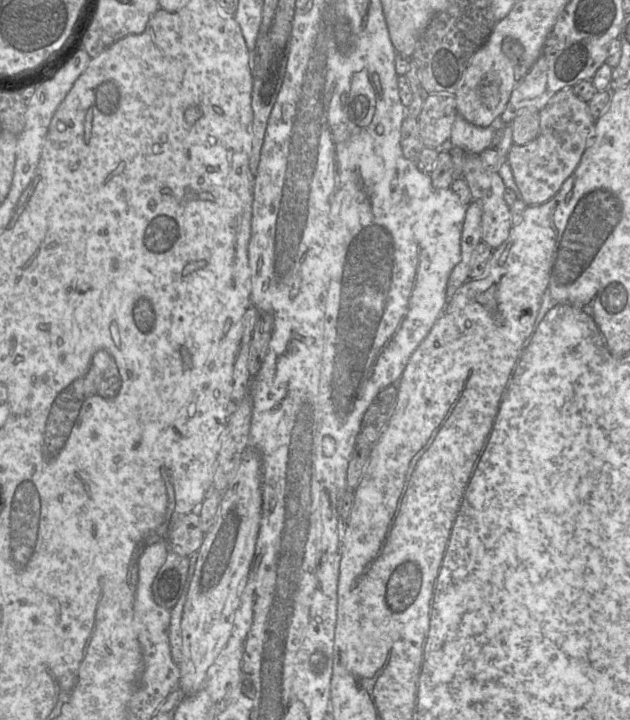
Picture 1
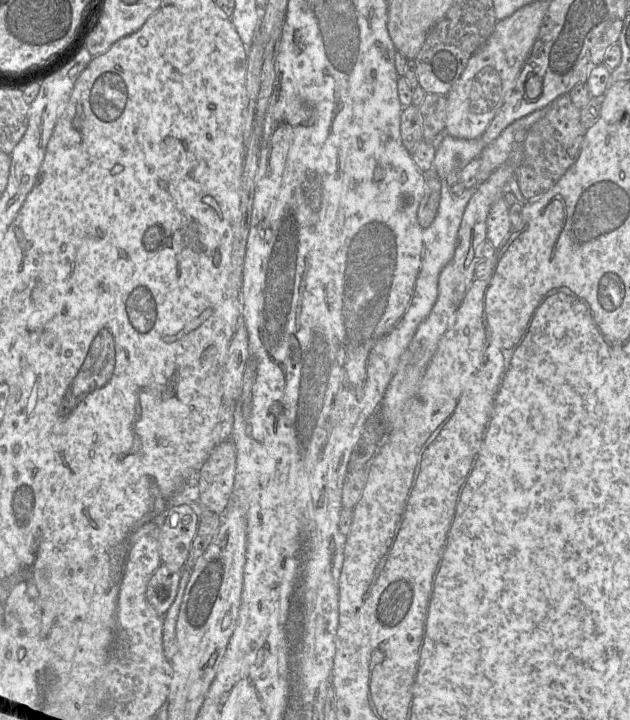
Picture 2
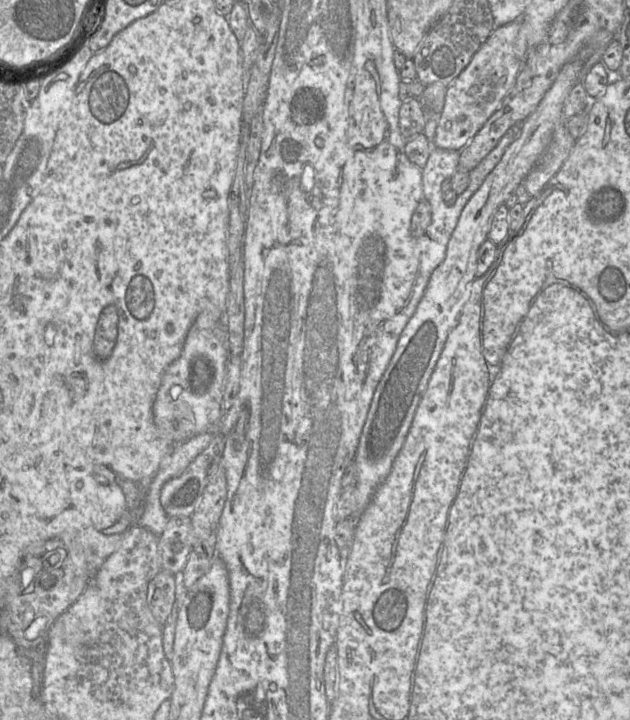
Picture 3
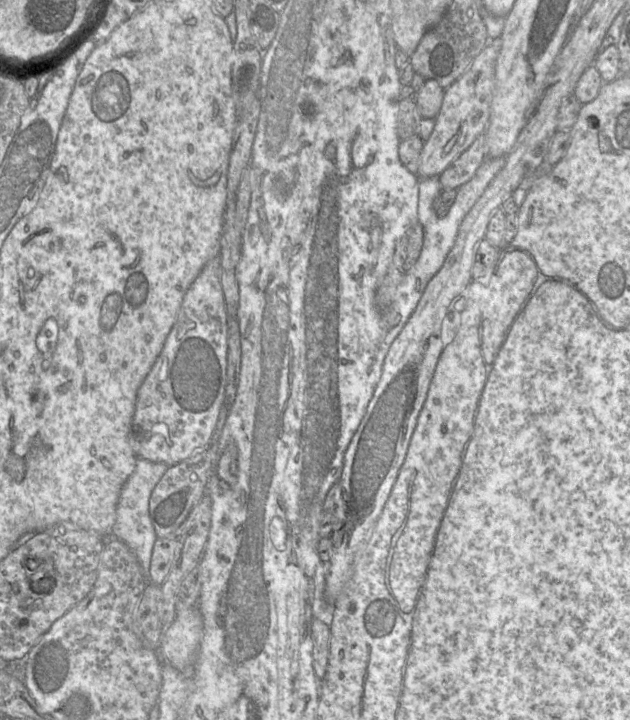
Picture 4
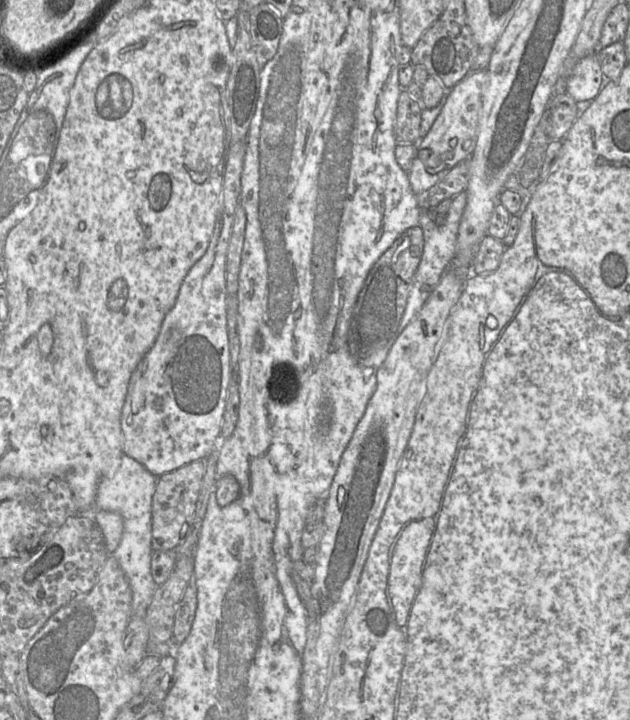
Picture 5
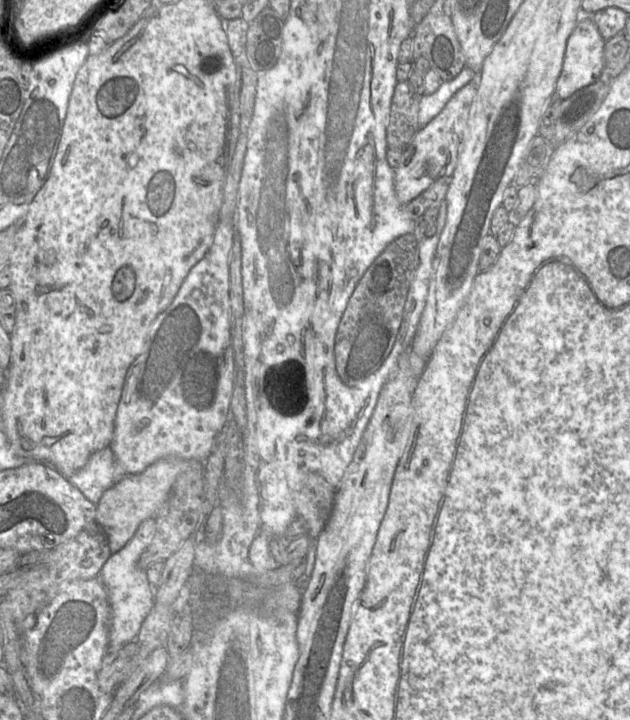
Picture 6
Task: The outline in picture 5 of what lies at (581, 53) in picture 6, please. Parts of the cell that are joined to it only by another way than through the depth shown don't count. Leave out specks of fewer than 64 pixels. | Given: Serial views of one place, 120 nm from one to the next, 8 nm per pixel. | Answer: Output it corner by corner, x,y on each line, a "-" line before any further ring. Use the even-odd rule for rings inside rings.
593,53
575,65
566,82
565,92
577,102
581,113
598,96
609,80
611,79
602,72
597,53

